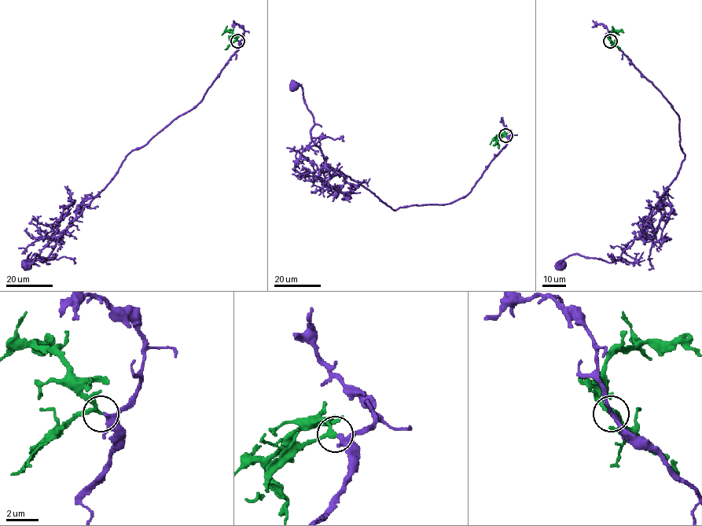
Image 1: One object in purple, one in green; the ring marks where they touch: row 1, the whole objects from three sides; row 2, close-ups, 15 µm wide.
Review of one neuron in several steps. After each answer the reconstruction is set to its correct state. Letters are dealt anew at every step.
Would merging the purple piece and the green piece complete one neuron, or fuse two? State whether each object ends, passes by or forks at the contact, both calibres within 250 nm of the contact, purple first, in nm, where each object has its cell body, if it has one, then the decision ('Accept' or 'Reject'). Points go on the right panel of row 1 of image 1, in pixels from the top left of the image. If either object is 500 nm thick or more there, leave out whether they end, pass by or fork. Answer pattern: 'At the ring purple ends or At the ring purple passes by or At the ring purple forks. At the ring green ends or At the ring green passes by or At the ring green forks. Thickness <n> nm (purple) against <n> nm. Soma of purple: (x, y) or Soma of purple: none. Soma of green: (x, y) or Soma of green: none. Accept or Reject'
At the ring purple passes by. At the ring green passes by. Thickness 190 nm (purple) against 220 nm. Soma of purple: (561, 264). Soma of green: none. Accept

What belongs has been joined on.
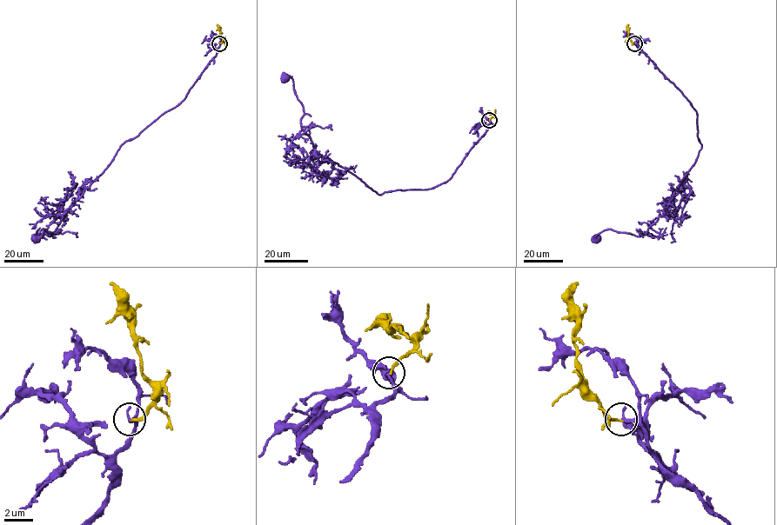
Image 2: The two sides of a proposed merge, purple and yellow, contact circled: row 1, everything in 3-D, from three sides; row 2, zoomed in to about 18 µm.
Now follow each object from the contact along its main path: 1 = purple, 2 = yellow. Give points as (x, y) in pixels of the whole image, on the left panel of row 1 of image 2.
1: (219, 43), (185, 97), (123, 144), (50, 235), (52, 233), (43, 229), (35, 237)
2: (219, 43), (223, 39), (217, 24)

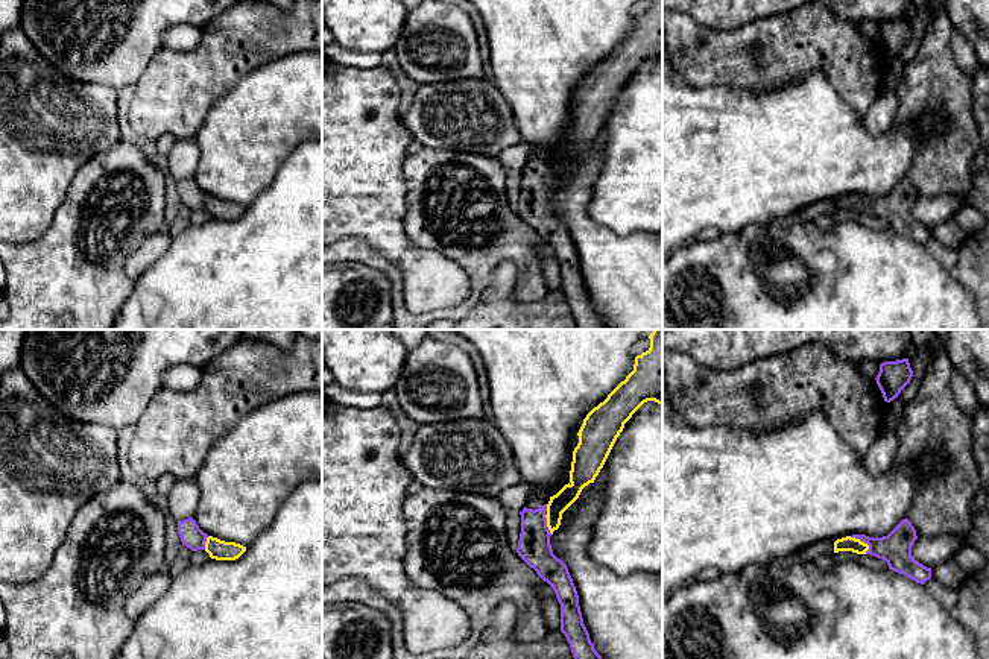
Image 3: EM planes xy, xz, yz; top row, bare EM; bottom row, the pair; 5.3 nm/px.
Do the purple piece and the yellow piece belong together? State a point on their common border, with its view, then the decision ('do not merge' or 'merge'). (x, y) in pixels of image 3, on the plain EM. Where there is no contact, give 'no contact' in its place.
meets purple in yz at (863, 201); merge

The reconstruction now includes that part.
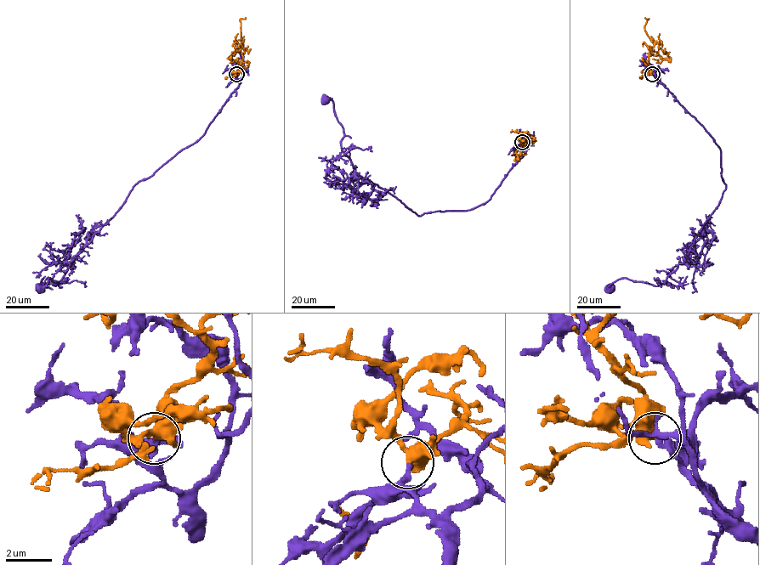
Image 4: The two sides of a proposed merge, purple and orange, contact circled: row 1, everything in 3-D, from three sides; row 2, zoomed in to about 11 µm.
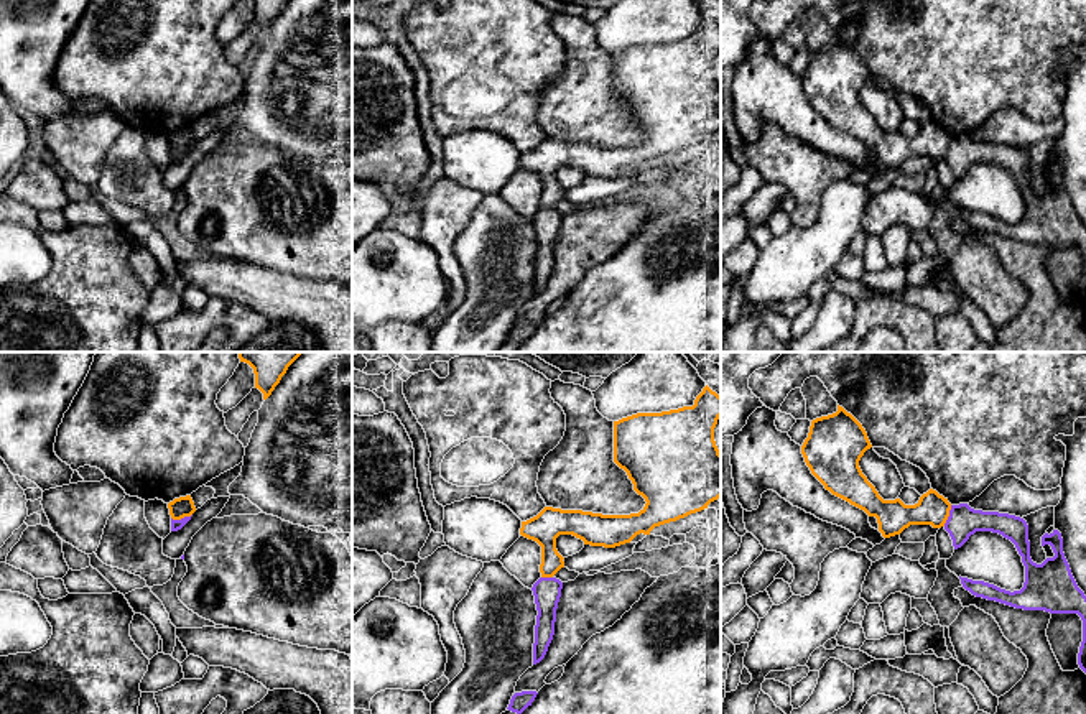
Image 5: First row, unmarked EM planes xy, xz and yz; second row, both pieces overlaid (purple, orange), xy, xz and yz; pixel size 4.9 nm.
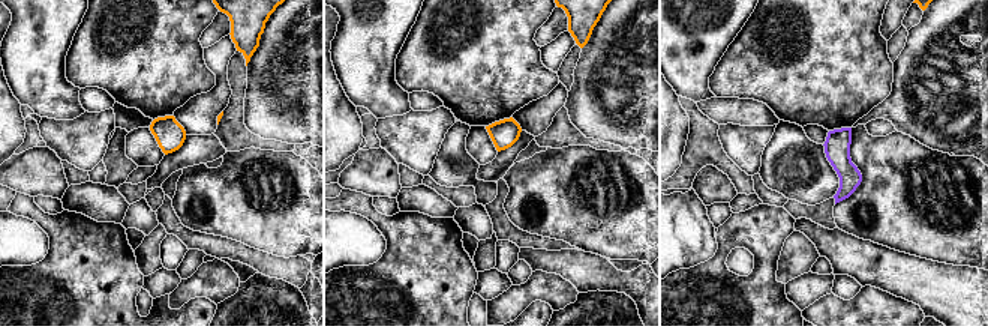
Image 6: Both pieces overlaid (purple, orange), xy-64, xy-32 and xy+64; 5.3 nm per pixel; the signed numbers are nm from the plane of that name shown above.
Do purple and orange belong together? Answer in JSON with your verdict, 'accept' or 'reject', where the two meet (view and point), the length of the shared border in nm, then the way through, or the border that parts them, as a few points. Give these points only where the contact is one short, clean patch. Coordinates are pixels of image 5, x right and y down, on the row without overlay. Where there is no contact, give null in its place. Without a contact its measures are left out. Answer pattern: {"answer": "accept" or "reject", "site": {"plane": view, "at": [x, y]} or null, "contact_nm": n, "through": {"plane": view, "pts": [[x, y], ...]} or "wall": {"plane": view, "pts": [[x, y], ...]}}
{"answer": "reject", "site": {"plane": "xy", "at": [181, 150]}, "contact_nm": 110, "wall": {"plane": "xy", "pts": [[191, 145], [171, 150]]}}

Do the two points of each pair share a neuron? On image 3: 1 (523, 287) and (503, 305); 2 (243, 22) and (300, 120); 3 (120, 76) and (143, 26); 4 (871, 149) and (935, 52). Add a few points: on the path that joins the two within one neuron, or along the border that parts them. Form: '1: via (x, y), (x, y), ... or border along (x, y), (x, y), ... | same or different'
1: border along (549, 293), (520, 301), (505, 261), (479, 302) | different
2: border along (301, 50), (271, 59), (249, 70), (237, 82) | different
3: via (120, 64), (120, 49), (131, 38) | same
4: border along (892, 125), (918, 123), (924, 129), (915, 154) | different

